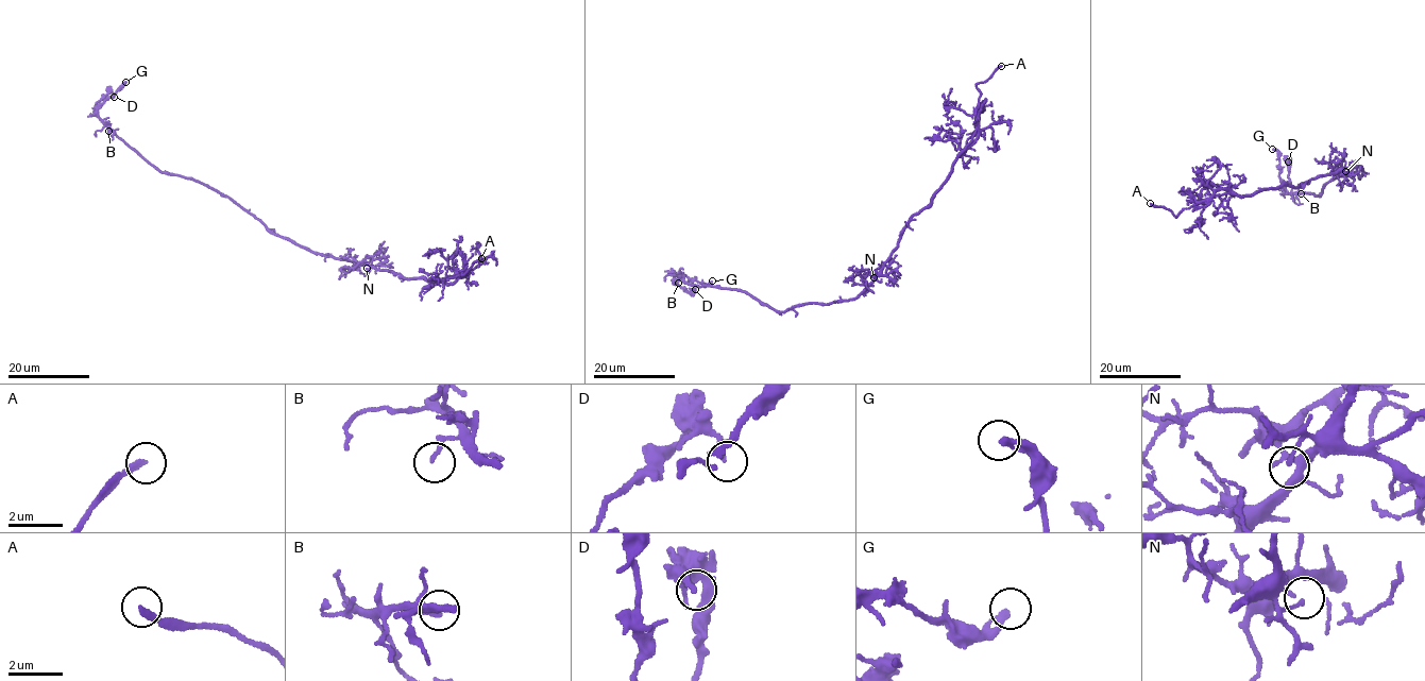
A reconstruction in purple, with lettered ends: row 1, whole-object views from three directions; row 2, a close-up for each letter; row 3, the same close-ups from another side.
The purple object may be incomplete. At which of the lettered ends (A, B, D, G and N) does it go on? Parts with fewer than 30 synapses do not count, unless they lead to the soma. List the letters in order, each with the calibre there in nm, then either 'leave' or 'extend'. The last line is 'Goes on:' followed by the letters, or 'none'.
A: calibre 200 nm; extend
B: calibre 80 nm; leave
D: calibre 90 nm; leave
G: calibre 240 nm; leave
N: calibre 120 nm; leave
Goes on: A

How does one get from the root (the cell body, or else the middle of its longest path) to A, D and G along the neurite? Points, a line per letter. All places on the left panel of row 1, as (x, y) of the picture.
A: (326, 254), (406, 278), (447, 284), (467, 275), (463, 272), (467, 273), (462, 274), (481, 258)
D: (326, 254), (276, 236), (228, 198), (145, 160), (94, 107), (106, 95), (114, 97)
G: (326, 254), (316, 254), (276, 236), (228, 198), (190, 179), (167, 174), (143, 159), (97, 113), (125, 82)

